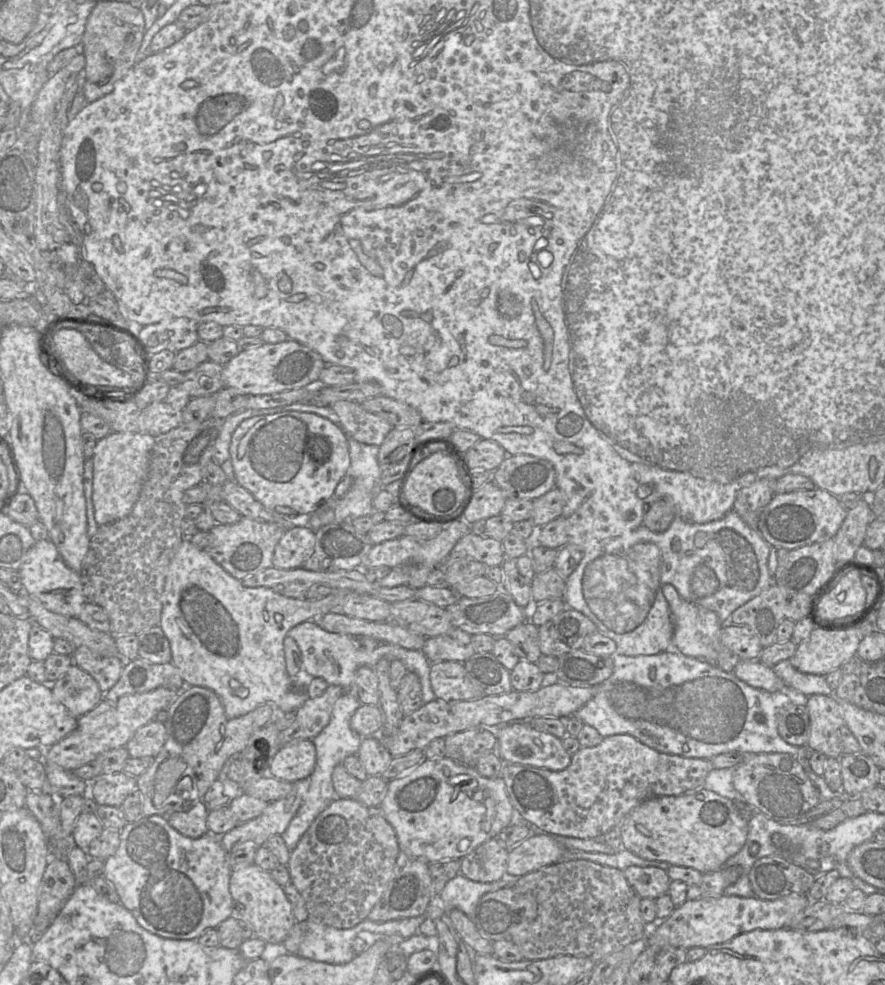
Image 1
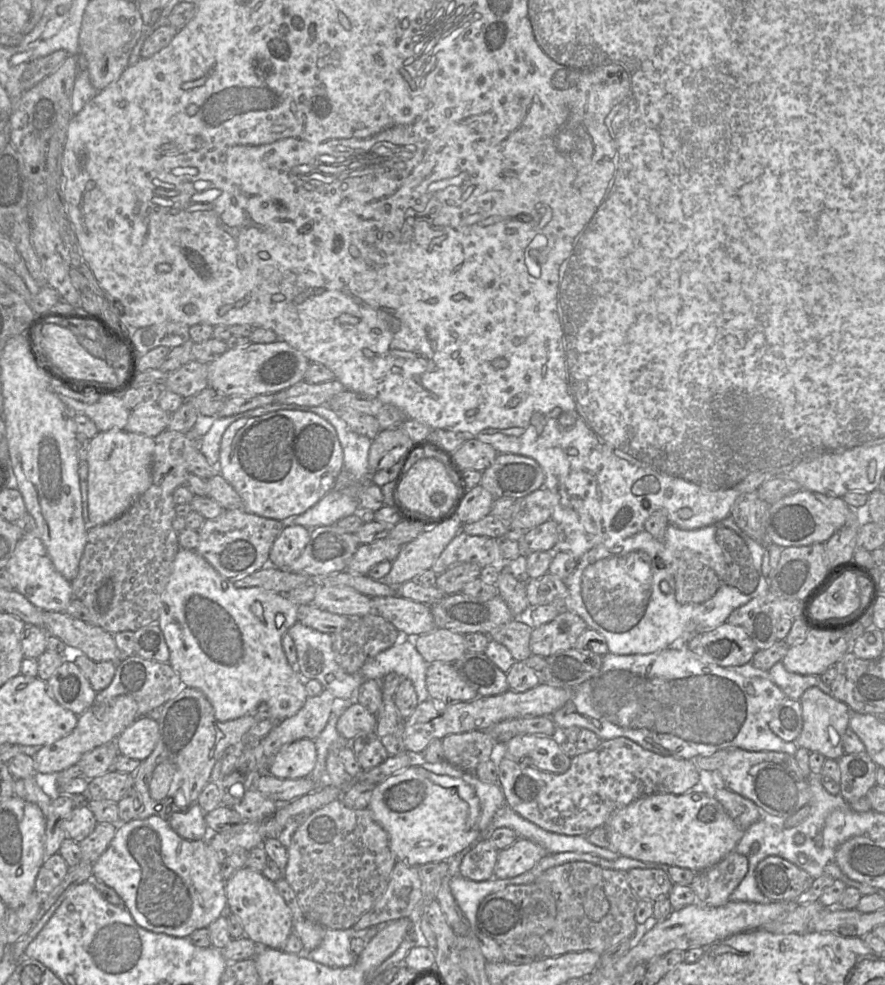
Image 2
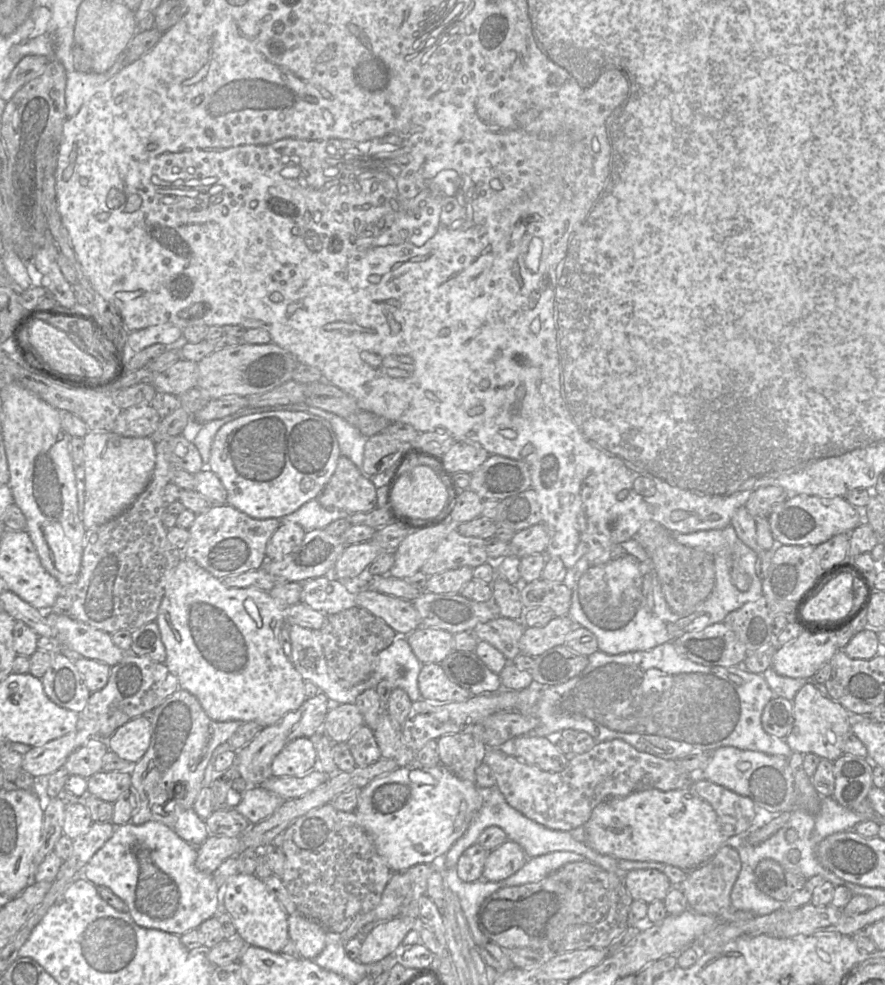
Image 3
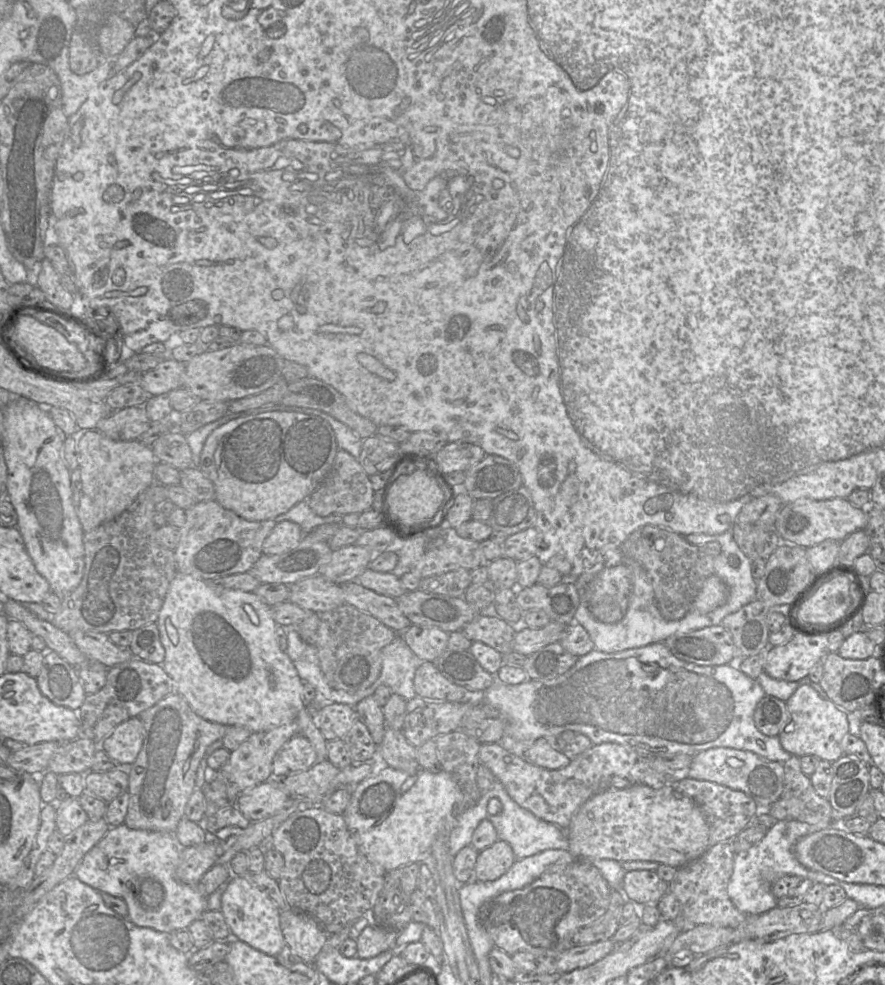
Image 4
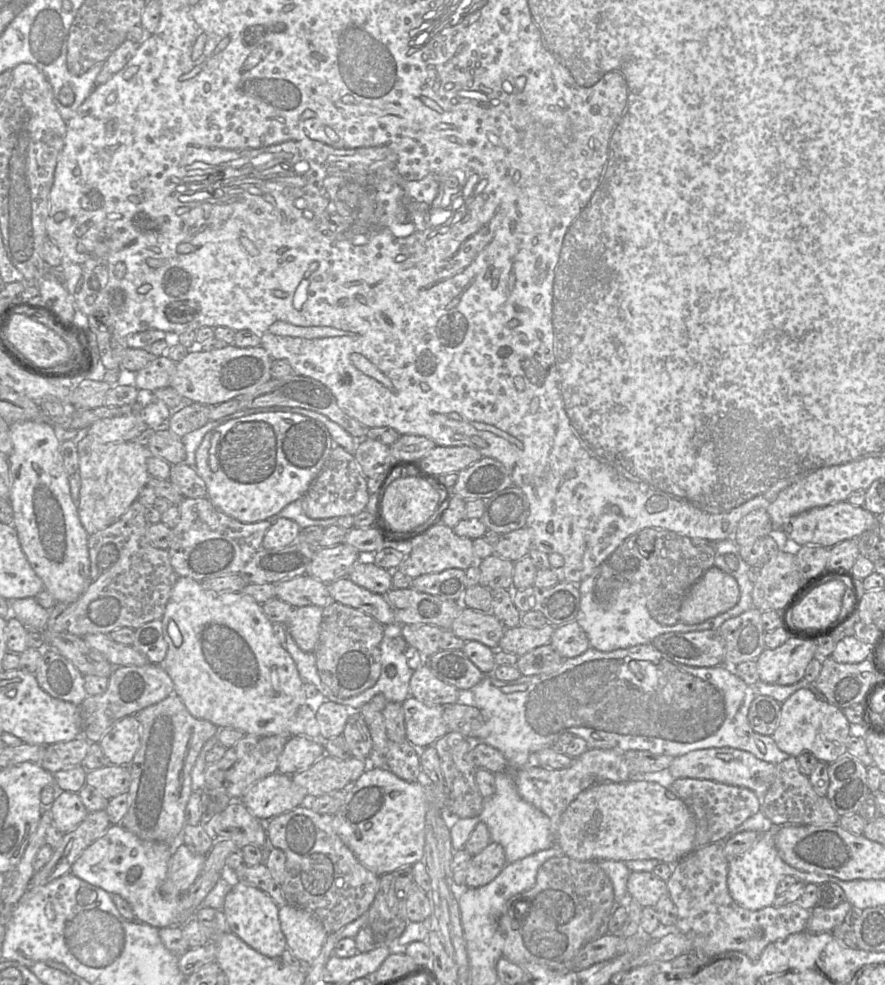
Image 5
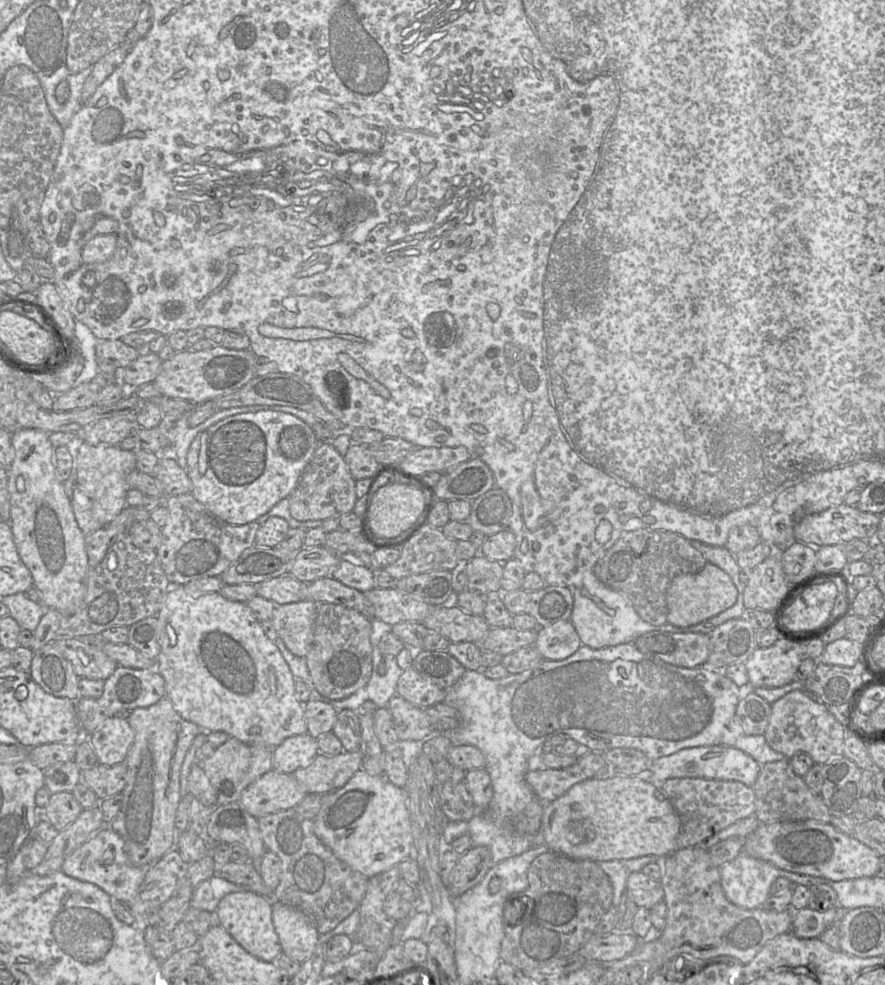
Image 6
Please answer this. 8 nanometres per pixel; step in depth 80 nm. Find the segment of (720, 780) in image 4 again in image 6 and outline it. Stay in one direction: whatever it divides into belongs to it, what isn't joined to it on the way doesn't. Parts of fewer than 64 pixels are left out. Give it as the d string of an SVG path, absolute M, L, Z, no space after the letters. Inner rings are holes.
M711 745L686 748L672 755L654 759L651 772L656 781L666 781L670 778L702 778L739 781L752 787L760 768L761 765L744 751L730 746Z

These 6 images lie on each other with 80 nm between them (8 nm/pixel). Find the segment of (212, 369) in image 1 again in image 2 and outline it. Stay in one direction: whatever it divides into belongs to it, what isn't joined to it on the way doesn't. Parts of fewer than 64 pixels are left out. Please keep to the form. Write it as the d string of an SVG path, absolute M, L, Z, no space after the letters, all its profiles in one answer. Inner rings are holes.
M192 360L176 370L169 371L163 386L185 400L189 399L209 387L208 364Z

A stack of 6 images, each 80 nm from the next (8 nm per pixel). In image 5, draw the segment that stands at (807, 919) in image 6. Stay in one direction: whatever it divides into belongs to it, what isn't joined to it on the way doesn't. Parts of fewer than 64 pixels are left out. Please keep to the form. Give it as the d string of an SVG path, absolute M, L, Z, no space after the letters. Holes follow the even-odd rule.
M846 900L834 908L815 906L810 910L810 917L804 932L814 934L831 932L836 926L852 918L852 916L853 907Z

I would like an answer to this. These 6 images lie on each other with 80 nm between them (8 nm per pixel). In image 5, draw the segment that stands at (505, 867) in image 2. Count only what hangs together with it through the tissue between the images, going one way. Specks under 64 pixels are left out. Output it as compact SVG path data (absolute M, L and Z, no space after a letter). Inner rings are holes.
M491 841L480 853L472 856L464 888L477 888L488 884L498 876L506 864L503 847Z

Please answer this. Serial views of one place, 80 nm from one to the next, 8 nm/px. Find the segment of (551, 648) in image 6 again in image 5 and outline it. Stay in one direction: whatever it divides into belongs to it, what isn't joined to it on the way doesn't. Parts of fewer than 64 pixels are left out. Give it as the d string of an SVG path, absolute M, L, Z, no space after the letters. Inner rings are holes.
M576 620L556 627L550 644L564 658L579 656L591 647L587 634Z

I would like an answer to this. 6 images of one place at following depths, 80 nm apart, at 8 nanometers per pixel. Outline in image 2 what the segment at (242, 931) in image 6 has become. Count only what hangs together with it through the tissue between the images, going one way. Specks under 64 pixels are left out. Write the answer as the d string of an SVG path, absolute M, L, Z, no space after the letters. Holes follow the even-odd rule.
M244 867L229 878L225 885L227 911L237 916L243 924L245 936L255 942L259 948L281 949L293 932L291 910L278 893L274 882L261 872Z

